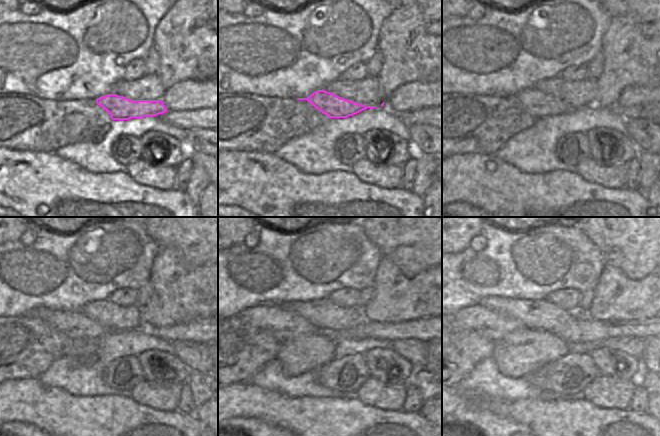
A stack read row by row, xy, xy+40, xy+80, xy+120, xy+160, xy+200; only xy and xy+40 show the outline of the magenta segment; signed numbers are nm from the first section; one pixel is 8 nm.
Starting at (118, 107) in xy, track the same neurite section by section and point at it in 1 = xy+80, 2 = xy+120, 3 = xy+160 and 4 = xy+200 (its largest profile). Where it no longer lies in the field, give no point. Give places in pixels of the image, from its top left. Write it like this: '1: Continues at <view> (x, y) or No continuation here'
1: Continues at xy+80 (536, 103)
2: Continues at xy+120 (73, 324)
3: Continues at xy+160 (283, 325)
4: Continues at xy+200 (488, 323)

